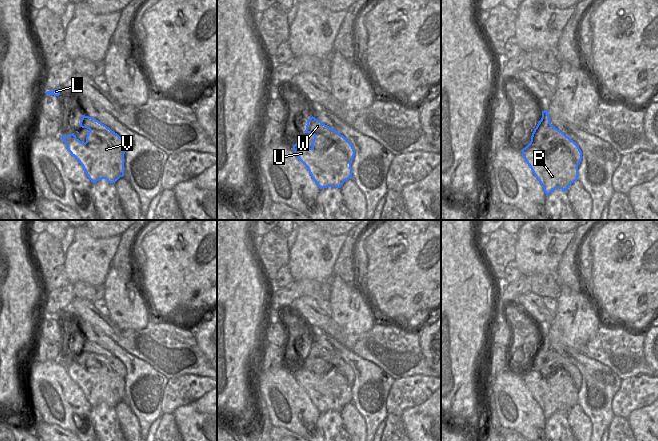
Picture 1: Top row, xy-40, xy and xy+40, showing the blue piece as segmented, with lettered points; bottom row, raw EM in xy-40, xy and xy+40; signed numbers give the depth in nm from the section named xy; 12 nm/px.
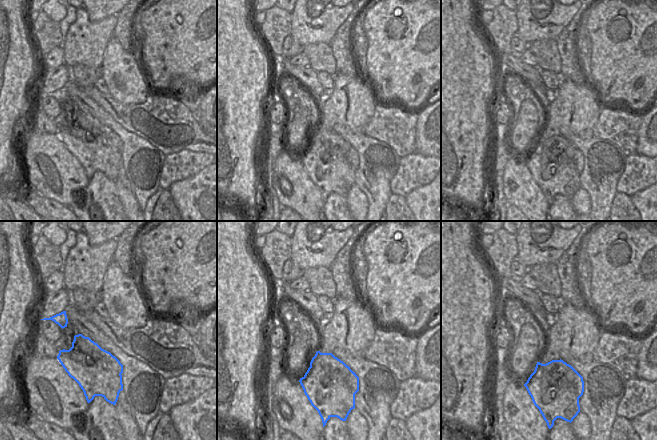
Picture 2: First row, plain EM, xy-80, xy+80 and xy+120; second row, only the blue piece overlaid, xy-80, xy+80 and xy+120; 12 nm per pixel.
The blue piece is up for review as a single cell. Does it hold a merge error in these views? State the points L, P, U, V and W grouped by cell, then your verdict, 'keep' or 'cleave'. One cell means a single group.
L W / P U V; cleave

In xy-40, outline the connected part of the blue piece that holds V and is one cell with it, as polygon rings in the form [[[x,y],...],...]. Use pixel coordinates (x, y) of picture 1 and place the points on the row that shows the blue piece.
[[[74,133],[62,135],[68,151],[82,165],[92,183],[106,179],[114,183],[124,176],[124,153],[110,141],[101,144],[86,144],[76,138]]]

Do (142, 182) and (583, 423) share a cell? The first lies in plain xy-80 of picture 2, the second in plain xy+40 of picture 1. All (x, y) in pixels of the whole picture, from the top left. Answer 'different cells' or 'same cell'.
different cells

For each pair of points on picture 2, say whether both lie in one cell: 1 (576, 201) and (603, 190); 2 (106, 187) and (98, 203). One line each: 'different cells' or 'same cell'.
1: different cells
2: same cell

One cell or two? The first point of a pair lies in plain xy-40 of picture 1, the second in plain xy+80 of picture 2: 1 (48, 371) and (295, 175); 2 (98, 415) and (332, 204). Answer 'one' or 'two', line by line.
1: one
2: one

